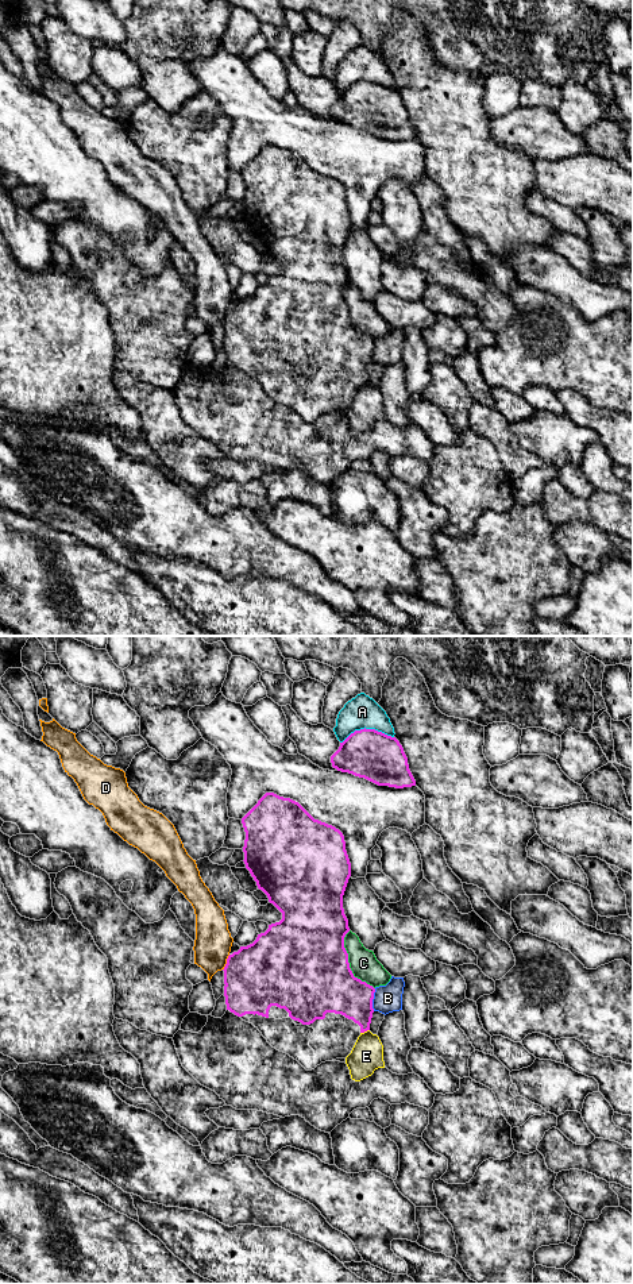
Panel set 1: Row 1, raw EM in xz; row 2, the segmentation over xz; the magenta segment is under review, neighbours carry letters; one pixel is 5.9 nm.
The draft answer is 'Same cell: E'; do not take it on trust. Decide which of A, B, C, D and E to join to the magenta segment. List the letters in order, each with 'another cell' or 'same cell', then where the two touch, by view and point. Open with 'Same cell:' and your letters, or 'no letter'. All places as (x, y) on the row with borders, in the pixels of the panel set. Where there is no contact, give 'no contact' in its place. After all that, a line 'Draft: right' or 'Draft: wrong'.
Same cell: no letter
A: another cell; meets magenta in xz at (366, 729)
B: another cell; meets magenta in xz at (373, 998)
C: another cell; meets magenta in xz at (348, 963)
D: another cell; meets magenta in xz at (227, 963)
E: another cell; meets magenta in xz at (365, 1030)
Draft: wrong

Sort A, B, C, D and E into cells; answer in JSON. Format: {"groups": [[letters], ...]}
{"groups": [["A"], ["B"], ["C"], ["D"], ["E"]]}

